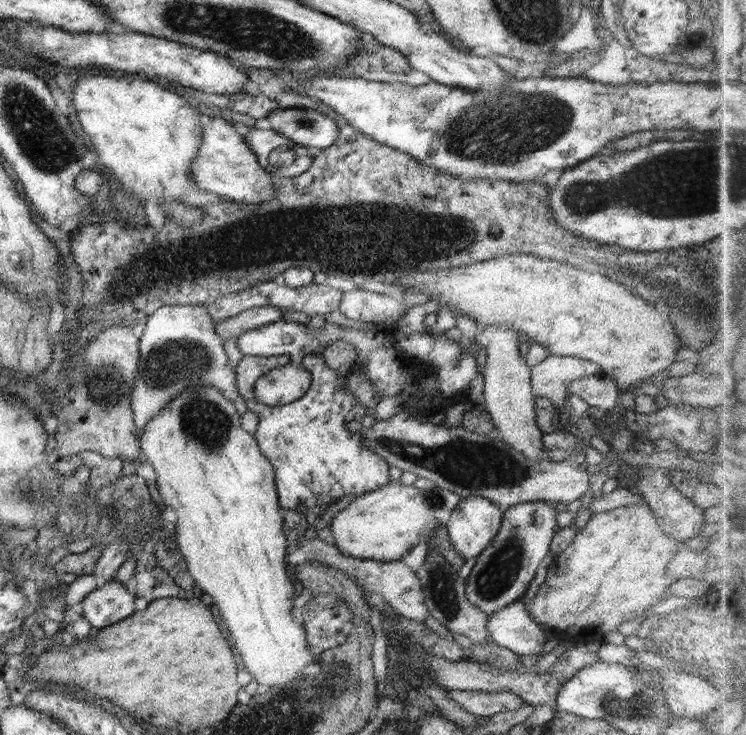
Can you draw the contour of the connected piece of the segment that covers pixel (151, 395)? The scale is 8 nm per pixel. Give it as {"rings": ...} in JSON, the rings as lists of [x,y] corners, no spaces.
{"rings":[[[166,305],[146,321],[139,337],[138,373],[130,392],[130,403],[140,439],[148,420],[156,417],[190,386],[212,386],[230,401],[239,397],[235,369],[229,366],[227,344],[217,333],[215,320],[205,305]]]}

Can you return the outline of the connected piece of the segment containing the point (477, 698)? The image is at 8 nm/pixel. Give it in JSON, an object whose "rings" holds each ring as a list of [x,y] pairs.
{"rings":[[[447,690],[448,695],[474,716],[490,718],[498,712],[518,710],[525,700],[511,692],[482,692],[475,690]]]}

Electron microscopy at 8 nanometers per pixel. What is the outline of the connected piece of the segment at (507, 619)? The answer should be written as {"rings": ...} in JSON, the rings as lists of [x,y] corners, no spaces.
{"rings":[[[523,599],[488,616],[486,629],[492,642],[520,656],[542,655],[546,633],[530,616]]]}

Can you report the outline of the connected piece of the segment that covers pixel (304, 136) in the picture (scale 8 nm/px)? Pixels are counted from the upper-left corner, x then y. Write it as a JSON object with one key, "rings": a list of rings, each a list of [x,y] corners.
{"rings":[[[284,109],[268,114],[272,130],[286,136],[292,143],[308,148],[328,148],[339,138],[338,123],[332,118],[312,109]]]}

